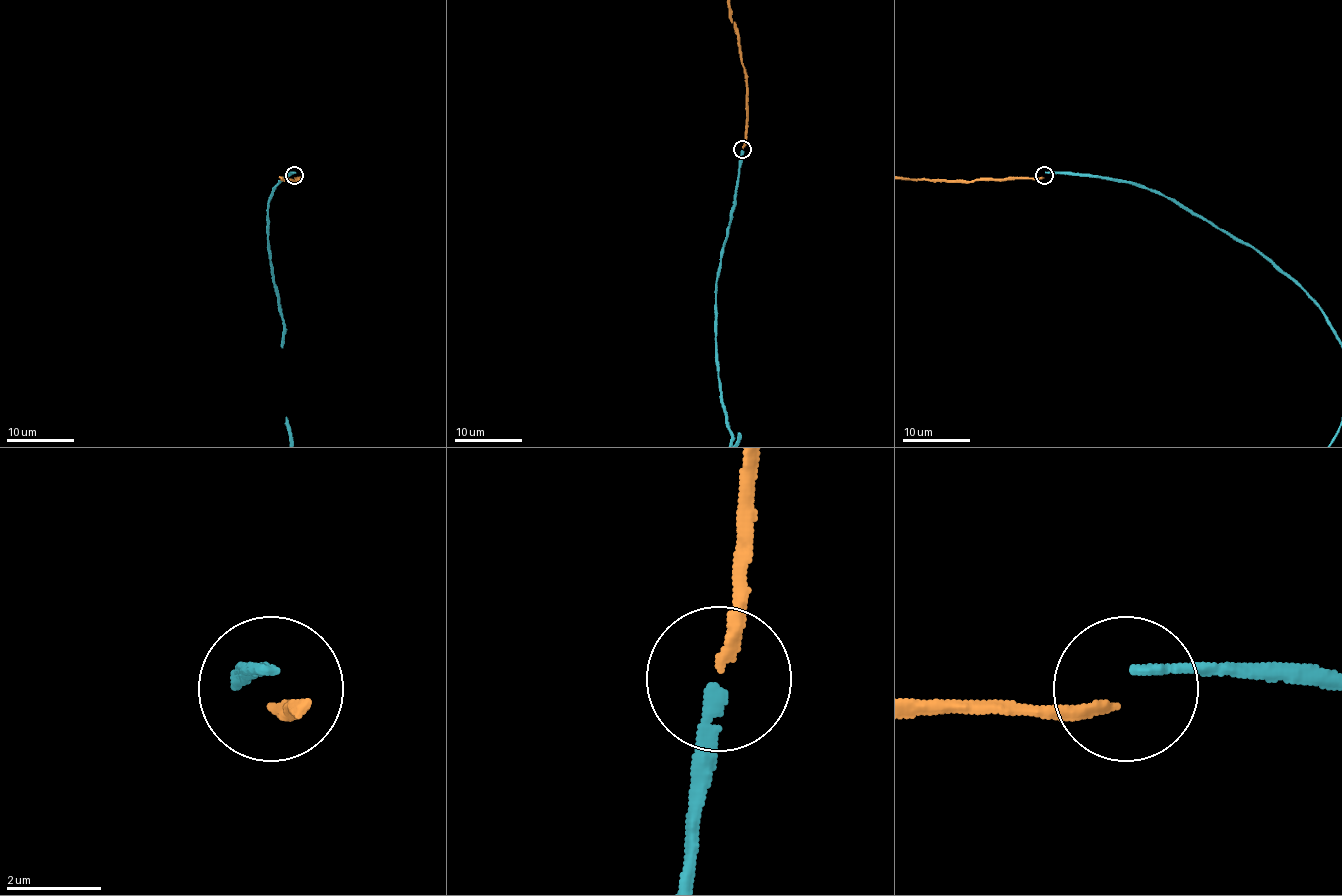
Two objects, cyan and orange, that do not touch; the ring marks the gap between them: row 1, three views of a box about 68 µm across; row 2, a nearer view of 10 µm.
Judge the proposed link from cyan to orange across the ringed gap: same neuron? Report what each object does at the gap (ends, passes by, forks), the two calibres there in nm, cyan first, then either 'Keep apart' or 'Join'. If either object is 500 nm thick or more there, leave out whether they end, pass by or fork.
At the ring cyan ends. At the ring orange ends. Thickness 240 nm (cyan) against 200 nm. Keep apart

